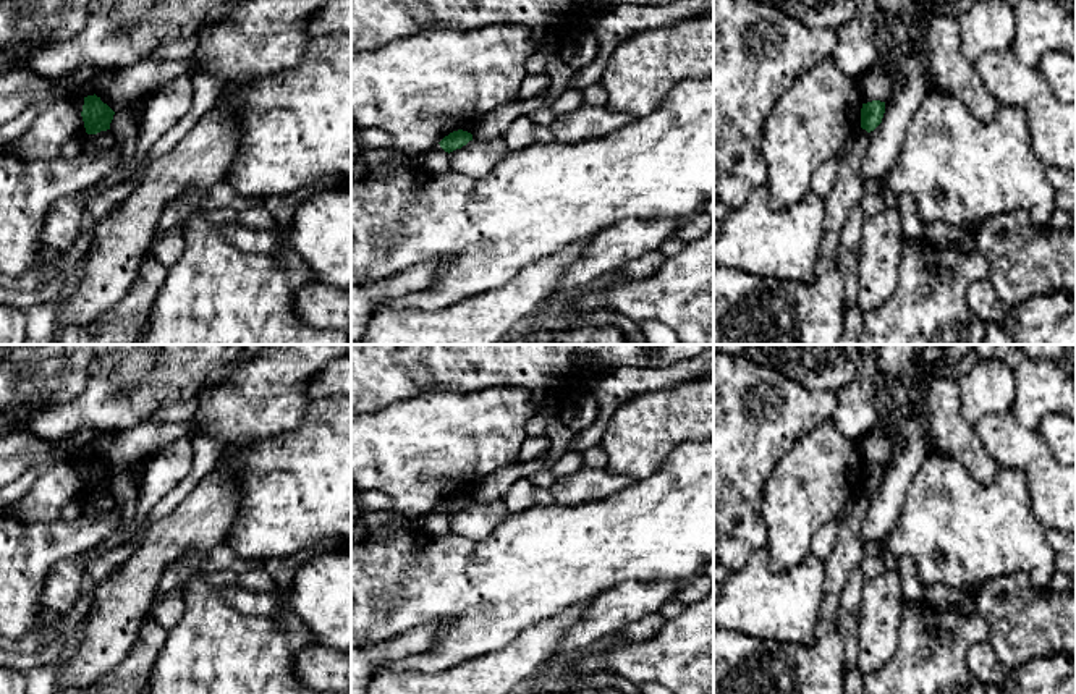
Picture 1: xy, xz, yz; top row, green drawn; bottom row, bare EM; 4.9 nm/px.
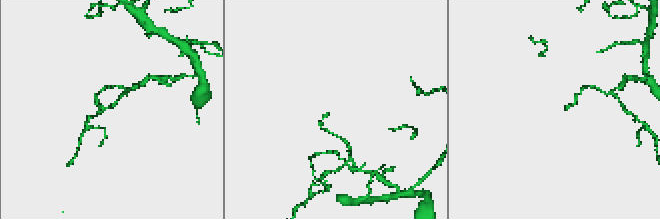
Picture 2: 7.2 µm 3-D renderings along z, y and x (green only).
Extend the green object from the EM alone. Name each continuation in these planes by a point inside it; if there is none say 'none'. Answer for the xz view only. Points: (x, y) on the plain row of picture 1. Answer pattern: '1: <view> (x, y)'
none

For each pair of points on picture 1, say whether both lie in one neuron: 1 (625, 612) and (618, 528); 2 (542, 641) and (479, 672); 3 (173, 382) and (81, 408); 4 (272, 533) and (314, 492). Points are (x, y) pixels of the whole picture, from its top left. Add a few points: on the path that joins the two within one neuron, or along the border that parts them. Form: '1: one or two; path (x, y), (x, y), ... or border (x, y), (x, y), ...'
1: two; border (660, 579), (623, 581), (601, 592), (591, 602)
2: one; path (526, 654), (500, 672), (495, 672)
3: one; path (151, 393), (141, 403), (130, 408), (104, 408)
4: one; path (283, 521), (305, 503)

